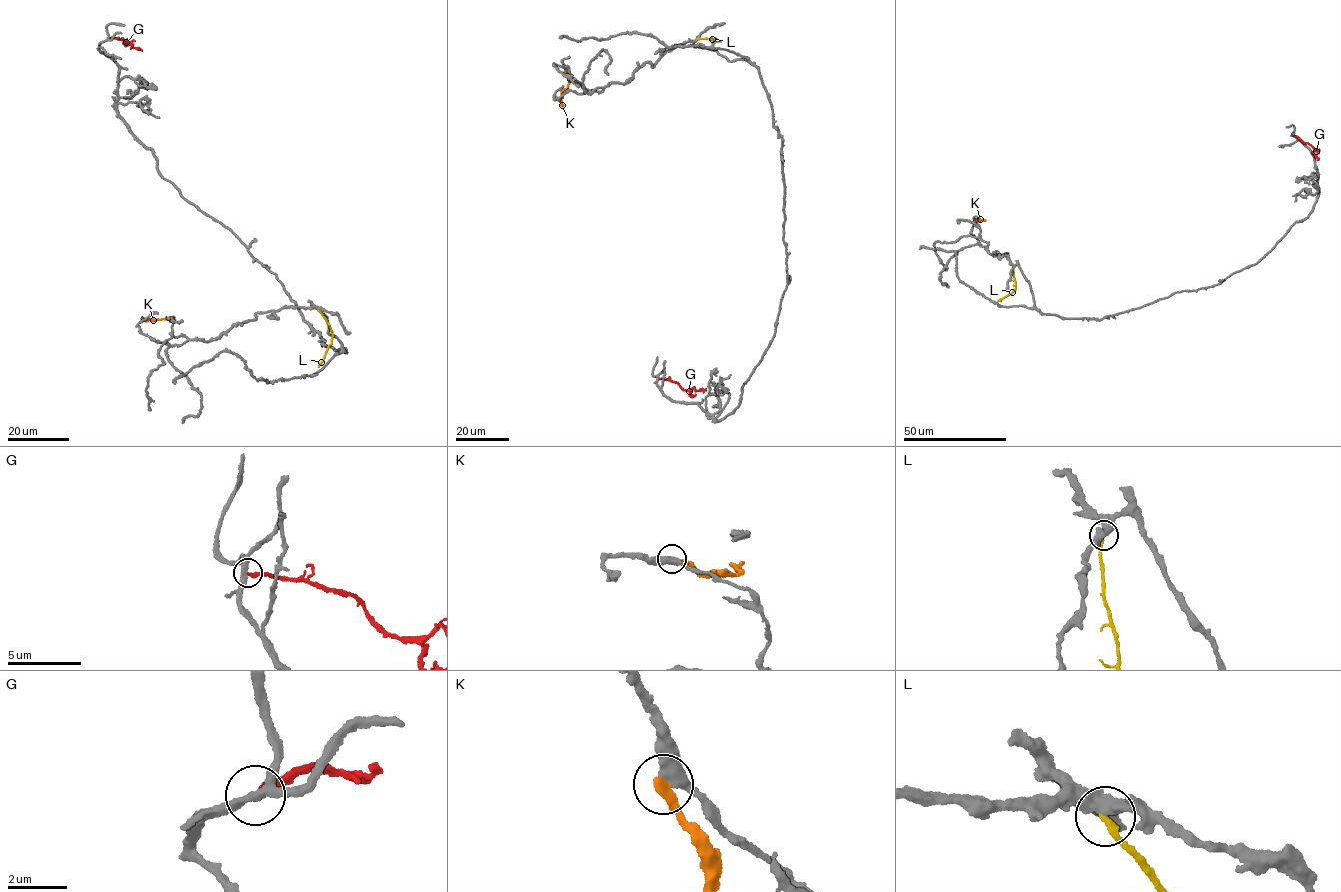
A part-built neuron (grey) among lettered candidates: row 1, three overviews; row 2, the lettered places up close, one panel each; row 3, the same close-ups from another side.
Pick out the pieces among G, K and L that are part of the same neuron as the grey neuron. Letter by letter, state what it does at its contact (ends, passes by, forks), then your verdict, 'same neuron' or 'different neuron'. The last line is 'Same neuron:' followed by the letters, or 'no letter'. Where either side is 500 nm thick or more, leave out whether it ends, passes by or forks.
G: it ends there; different neuron
K: it ends there; different neuron
L: it ends there; different neuron
Same neuron: no letter

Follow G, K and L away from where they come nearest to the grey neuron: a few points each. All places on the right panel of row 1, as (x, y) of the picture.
G: (1293, 135), (1313, 147), (1317, 160)
K: (967, 220), (985, 220)
L: (1014, 267), (1014, 290), (998, 301)

